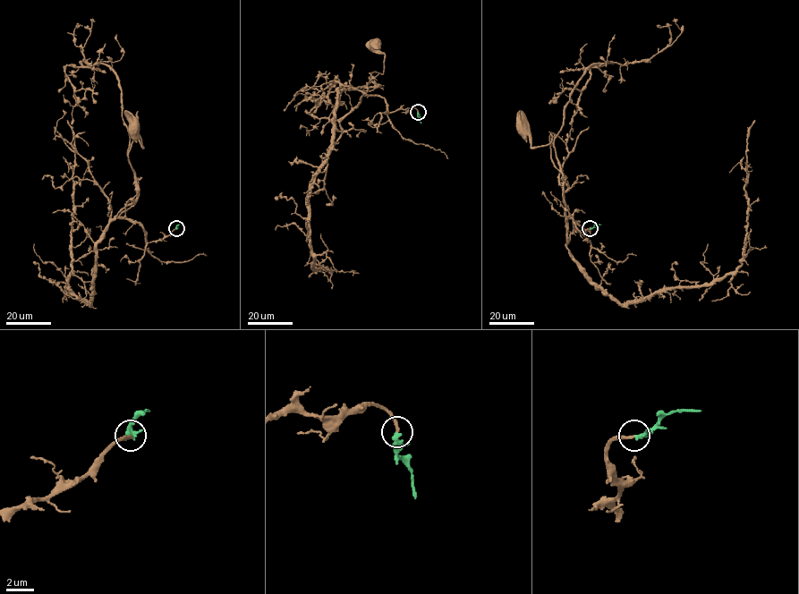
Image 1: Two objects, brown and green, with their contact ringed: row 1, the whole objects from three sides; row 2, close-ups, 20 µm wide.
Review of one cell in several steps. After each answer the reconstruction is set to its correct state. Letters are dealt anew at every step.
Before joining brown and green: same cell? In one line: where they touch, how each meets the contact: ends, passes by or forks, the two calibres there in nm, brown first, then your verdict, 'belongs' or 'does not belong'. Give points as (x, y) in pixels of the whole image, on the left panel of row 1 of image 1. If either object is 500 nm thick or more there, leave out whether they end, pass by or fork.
(176, 228) | brown ends | green ends | 200/360 nm | belongs

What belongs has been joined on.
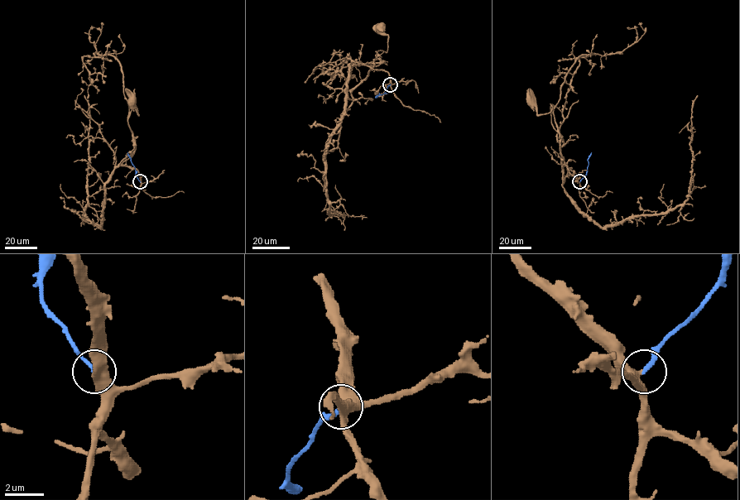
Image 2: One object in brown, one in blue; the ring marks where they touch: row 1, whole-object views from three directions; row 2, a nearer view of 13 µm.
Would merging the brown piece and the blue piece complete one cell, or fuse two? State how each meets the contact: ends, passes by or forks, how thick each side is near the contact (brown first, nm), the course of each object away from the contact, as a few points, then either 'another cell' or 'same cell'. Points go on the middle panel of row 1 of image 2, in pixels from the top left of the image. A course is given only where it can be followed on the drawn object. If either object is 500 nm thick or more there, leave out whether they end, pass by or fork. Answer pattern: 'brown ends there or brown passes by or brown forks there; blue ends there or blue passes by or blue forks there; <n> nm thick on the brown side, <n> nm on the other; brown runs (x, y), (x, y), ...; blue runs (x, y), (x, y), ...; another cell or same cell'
brown passes by; blue ends there; 400 nm thick on the brown side, 200 nm on the other; brown runs (390, 84), (390, 76), (386, 71), (372, 68), (382, 62), (376, 51), (386, 52), (388, 36), (382, 26); blue runs (390, 84), (384, 93), (376, 98); same cell

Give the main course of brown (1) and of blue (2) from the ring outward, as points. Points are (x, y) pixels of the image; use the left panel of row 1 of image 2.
1: (140, 181), (137, 171), (125, 165), (133, 152), (133, 133), (127, 117), (134, 105), (138, 114), (133, 102)
2: (140, 181), (127, 152)

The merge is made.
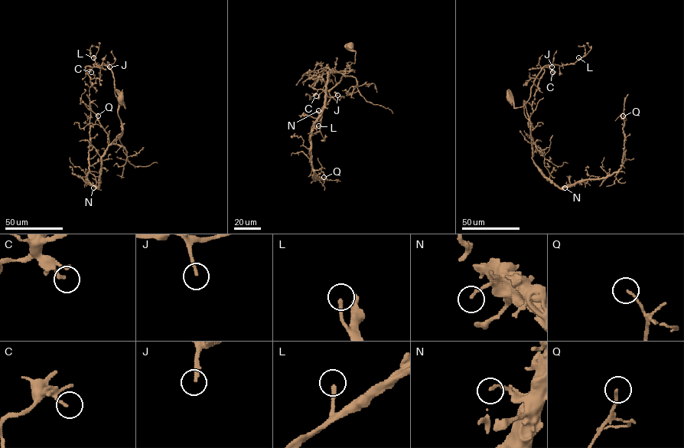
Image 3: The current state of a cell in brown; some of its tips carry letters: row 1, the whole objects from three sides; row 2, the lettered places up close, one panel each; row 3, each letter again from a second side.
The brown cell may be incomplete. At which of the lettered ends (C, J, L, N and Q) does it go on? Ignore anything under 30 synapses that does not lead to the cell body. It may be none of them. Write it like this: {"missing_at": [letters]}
{"missing_at": ["J"]}

